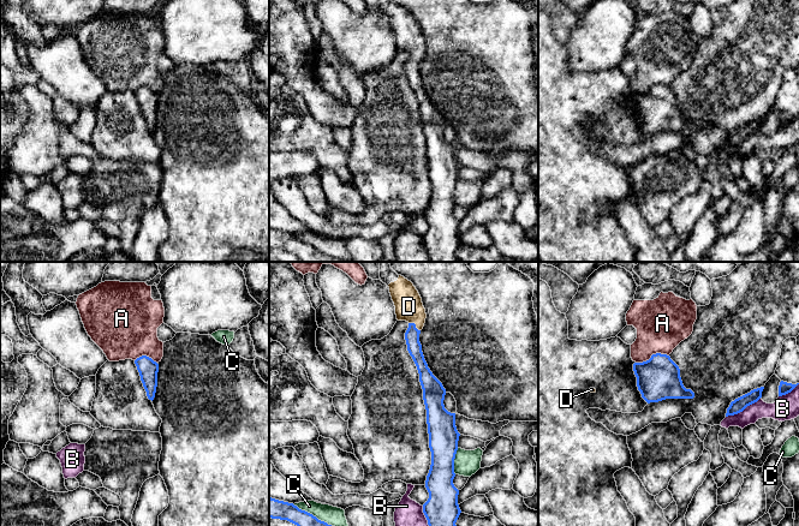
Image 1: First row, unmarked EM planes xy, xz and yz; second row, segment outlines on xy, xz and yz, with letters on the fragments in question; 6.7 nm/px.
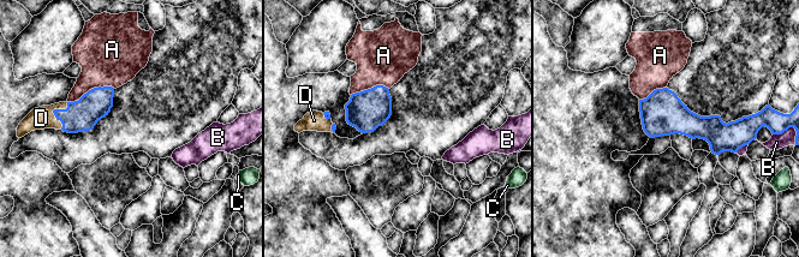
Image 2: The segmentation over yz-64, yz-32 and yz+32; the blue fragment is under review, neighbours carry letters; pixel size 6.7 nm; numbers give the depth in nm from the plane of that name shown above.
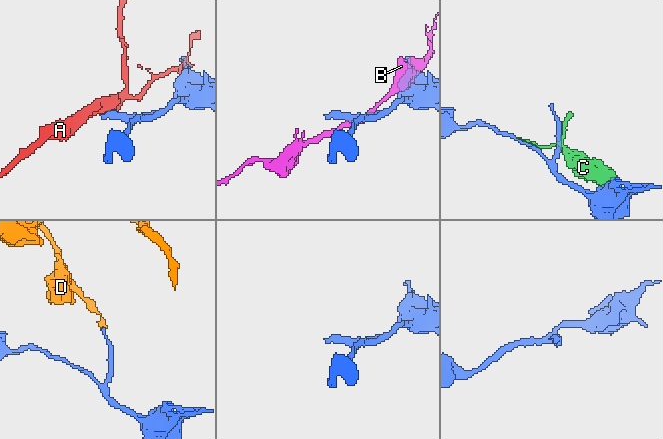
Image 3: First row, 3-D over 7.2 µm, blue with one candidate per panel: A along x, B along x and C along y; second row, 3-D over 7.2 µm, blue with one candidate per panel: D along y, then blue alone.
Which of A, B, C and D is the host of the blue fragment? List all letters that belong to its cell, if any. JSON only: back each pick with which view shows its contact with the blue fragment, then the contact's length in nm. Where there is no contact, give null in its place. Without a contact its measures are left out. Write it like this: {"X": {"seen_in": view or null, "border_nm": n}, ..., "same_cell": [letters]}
{"D": {"seen_in": "xz", "border_nm": 100}, "same_cell": ["D"]}

